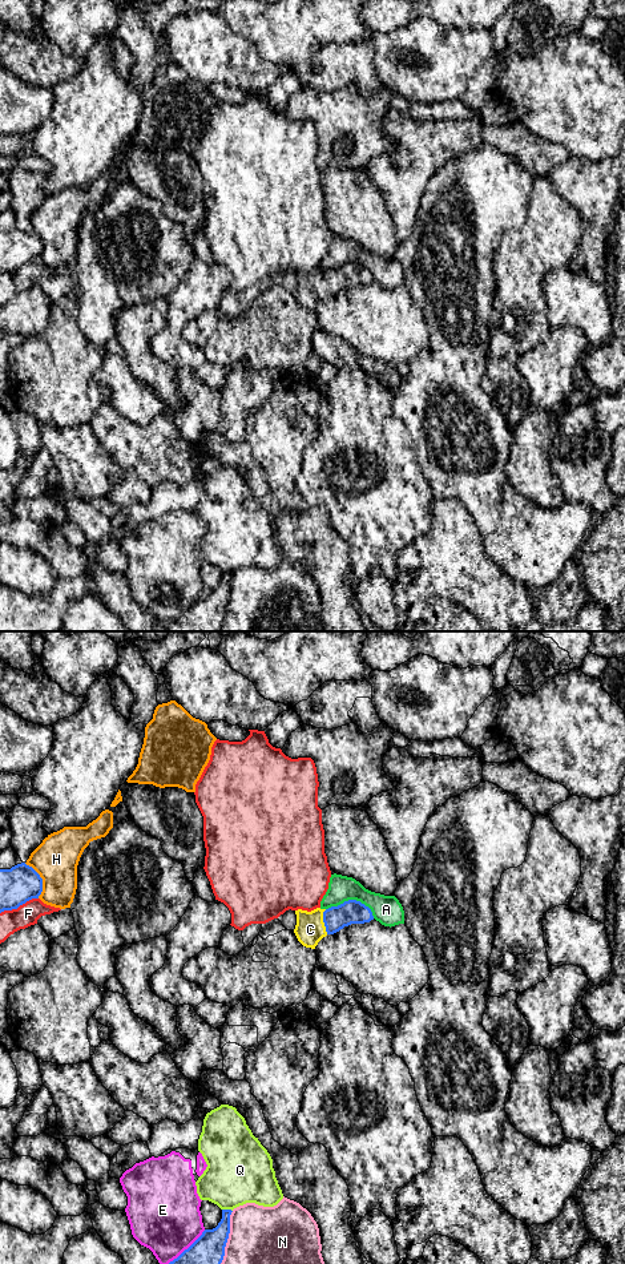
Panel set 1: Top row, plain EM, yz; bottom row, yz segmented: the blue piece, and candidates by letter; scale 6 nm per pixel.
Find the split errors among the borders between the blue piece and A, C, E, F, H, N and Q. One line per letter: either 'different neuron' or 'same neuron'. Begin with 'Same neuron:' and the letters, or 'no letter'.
Same neuron: C
A: different neuron
C: same neuron
E: different neuron
F: different neuron
H: different neuron
N: different neuron
Q: different neuron

